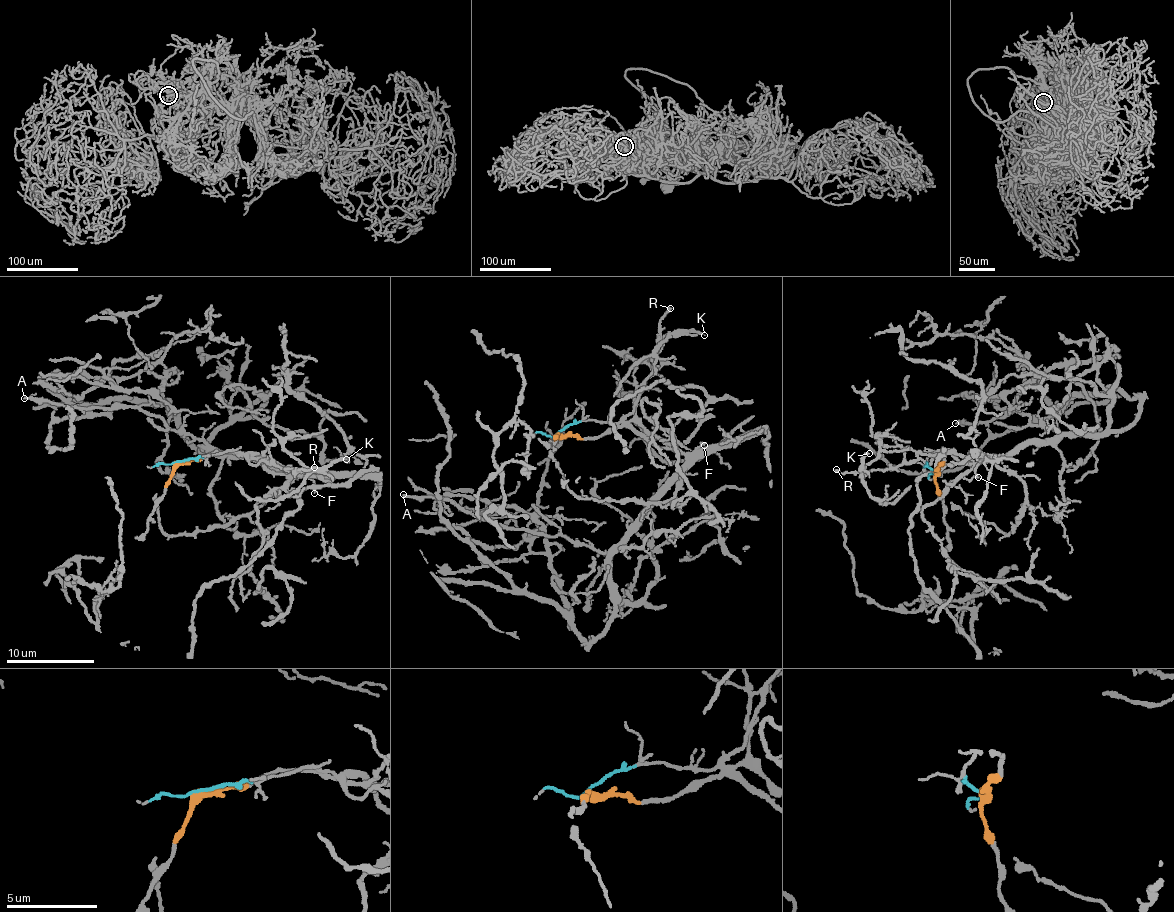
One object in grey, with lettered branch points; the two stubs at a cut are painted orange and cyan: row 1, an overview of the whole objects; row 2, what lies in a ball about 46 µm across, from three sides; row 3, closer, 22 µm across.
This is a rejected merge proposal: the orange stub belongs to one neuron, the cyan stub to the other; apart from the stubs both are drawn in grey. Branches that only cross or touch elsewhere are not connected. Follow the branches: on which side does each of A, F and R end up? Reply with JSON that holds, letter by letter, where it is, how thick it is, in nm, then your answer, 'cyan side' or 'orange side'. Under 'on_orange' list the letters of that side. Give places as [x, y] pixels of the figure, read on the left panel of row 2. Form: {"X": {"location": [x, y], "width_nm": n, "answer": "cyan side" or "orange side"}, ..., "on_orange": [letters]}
{"A": {"location": [24, 398], "width_nm": 200, "answer": "cyan side"}, "F": {"location": [314, 493], "width_nm": 120, "answer": "cyan side"}, "R": {"location": [314, 467], "width_nm": 200, "answer": "cyan side"}, "on_orange": []}

